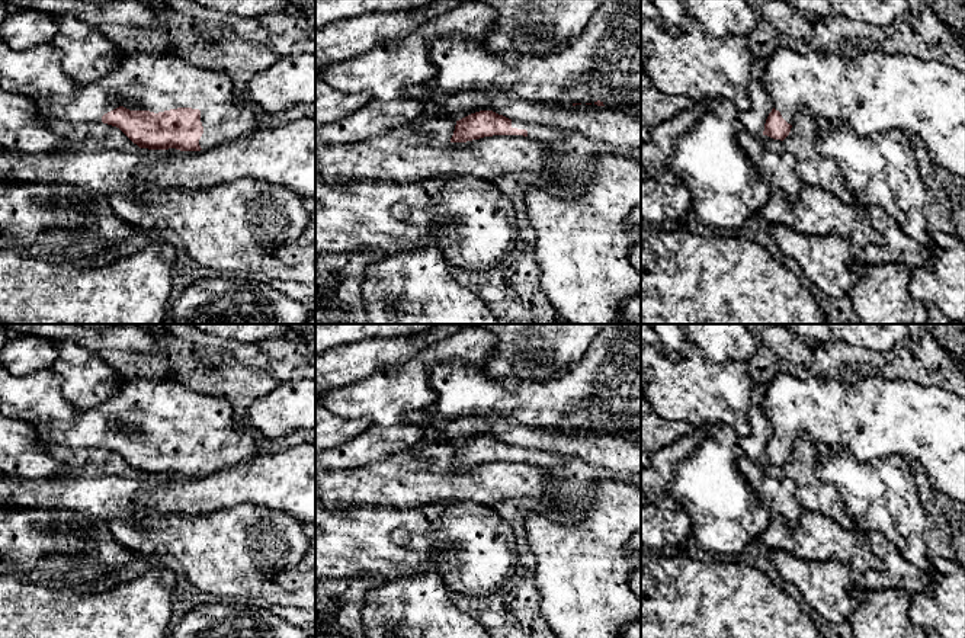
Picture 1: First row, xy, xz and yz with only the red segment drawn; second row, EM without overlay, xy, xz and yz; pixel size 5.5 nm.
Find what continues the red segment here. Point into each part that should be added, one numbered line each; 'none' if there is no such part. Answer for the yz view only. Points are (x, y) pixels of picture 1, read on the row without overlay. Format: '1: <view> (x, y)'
1: yz (872, 417)

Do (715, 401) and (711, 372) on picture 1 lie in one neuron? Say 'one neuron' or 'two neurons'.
one neuron

